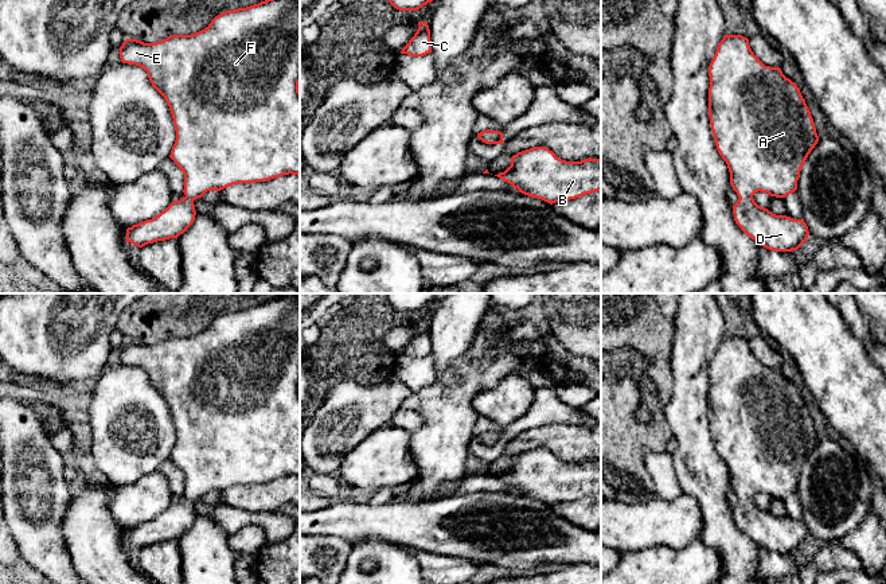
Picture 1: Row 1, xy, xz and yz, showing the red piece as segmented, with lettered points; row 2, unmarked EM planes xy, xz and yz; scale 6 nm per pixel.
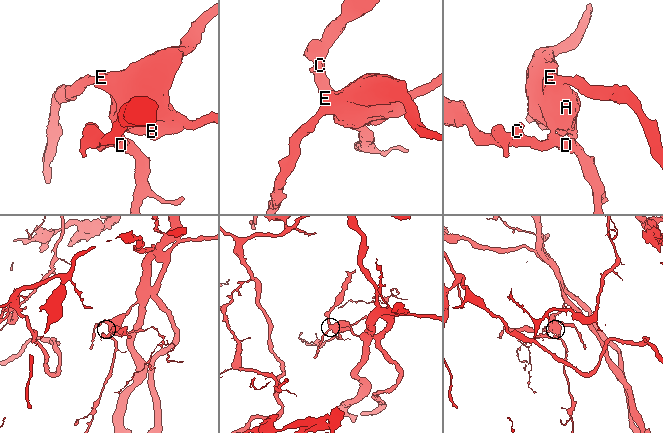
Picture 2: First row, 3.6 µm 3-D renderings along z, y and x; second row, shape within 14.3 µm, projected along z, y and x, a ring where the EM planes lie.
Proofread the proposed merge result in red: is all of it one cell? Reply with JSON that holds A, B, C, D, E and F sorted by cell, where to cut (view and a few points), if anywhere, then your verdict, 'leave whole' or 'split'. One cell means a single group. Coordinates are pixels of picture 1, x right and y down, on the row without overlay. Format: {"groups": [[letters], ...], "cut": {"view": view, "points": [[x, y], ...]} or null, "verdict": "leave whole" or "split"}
{"groups": [["A", "B", "C", "D", "E", "F"]], "cut": null, "verdict": "leave whole"}

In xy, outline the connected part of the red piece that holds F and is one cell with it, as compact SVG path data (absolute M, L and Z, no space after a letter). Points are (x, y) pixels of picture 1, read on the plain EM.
M300 293L222 314L204 331L191 336L169 336L156 344L126 340L120 349L120 359L122 365L143 369L169 408L176 432L169 459L184 475L186 497L155 519L128 529L126 544L143 549L177 540L195 522L194 502L207 492L289 475L300 478Z

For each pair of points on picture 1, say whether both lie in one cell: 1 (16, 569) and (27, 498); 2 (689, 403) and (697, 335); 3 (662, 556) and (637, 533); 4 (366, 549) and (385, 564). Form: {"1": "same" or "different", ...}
{"1": "different", "2": "same", "3": "different", "4": "same"}

